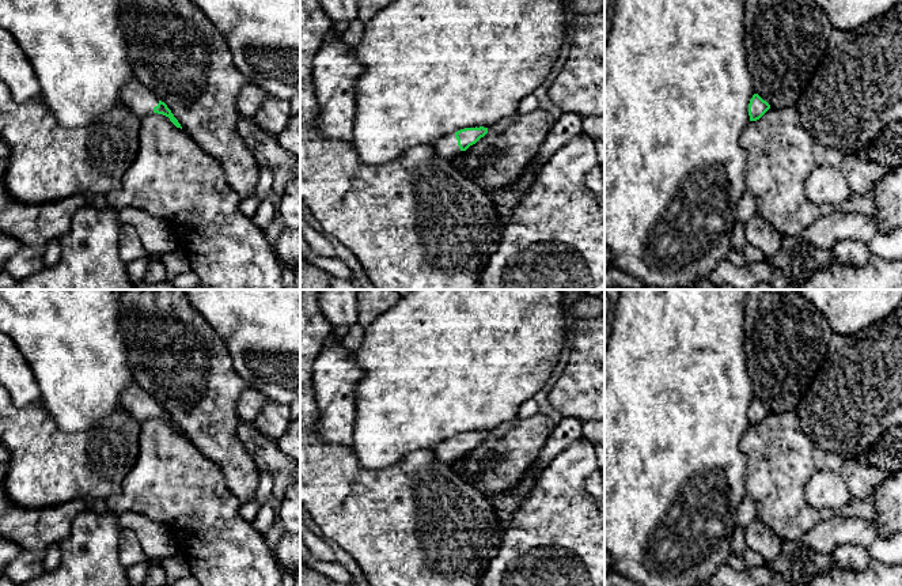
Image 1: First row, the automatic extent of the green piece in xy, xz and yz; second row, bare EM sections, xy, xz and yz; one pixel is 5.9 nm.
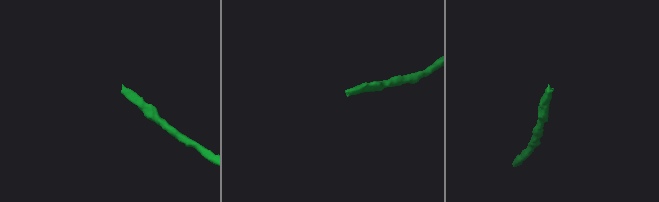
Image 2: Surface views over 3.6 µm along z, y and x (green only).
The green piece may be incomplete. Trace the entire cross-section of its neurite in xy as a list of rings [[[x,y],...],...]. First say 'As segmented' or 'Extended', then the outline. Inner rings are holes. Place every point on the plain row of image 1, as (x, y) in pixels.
Extended. [[[136,382],[126,386],[121,394],[121,404],[124,409],[140,423],[152,417],[163,419],[168,421],[177,432],[182,434],[167,409],[162,407],[154,396],[143,390]]]

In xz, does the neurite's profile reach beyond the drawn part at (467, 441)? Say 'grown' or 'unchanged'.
grown

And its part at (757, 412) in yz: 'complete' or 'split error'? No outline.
complete

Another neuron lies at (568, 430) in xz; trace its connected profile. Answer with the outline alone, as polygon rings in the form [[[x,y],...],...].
[[[562,417],[553,434],[549,436],[546,445],[541,450],[535,465],[535,479],[538,479],[542,470],[560,454],[564,449],[571,446],[573,442],[583,438],[583,420],[577,417]]]

